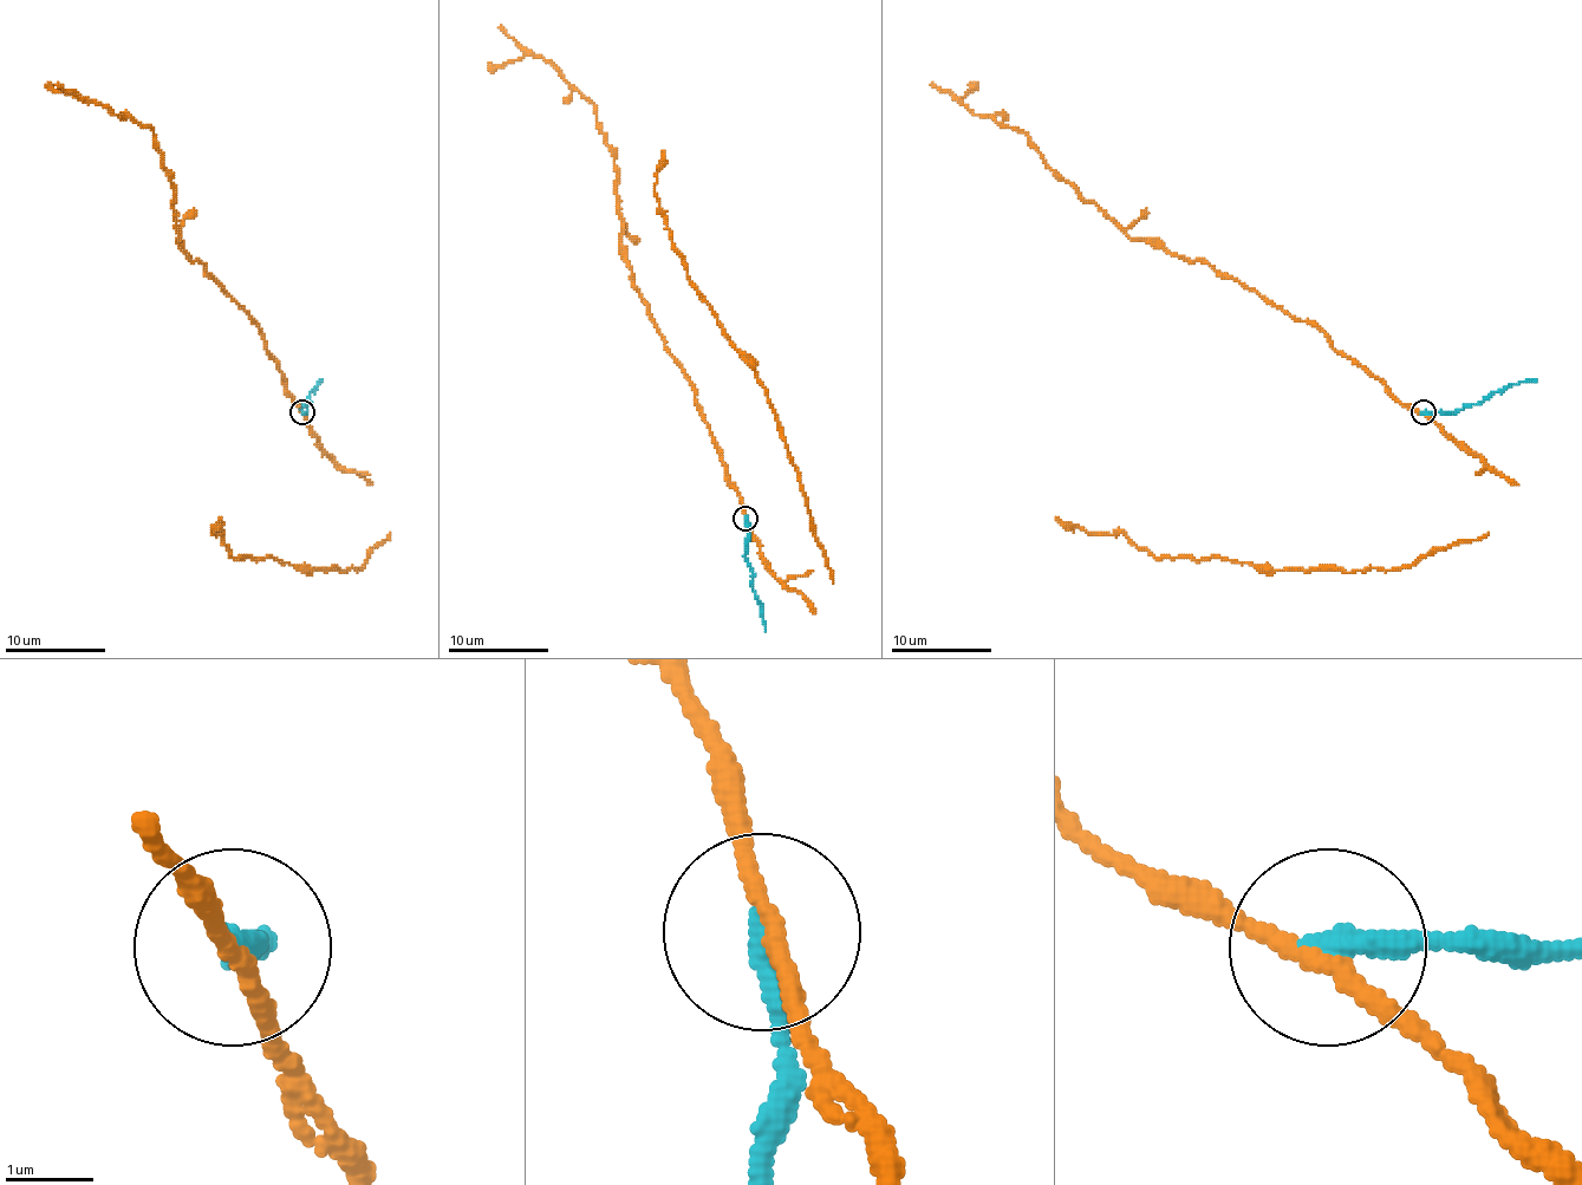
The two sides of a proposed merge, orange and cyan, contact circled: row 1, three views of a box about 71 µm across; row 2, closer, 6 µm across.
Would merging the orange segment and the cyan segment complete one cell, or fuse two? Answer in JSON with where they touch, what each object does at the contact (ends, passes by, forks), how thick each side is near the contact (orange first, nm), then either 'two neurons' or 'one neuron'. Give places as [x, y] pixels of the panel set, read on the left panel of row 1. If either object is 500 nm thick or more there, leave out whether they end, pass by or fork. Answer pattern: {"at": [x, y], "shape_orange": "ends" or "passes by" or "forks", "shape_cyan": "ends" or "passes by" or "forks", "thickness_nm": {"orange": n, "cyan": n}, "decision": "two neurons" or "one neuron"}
{"at": [303, 412], "shape_orange": "passes by", "shape_cyan": "ends", "thickness_nm": {"orange": 200, "cyan": 360}, "decision": "two neurons"}

